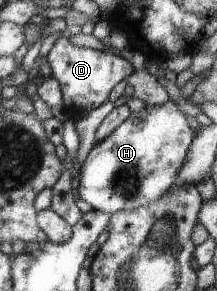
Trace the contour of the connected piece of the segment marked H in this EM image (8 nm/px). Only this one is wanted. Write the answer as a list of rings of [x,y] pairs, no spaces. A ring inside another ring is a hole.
[[[174,101],[162,106],[146,105],[141,112],[133,112],[120,126],[98,144],[92,147],[79,171],[78,196],[86,200],[94,210],[115,213],[146,206],[150,201],[162,197],[175,184],[183,169],[184,161],[194,140],[194,130],[188,125],[186,115]]]

